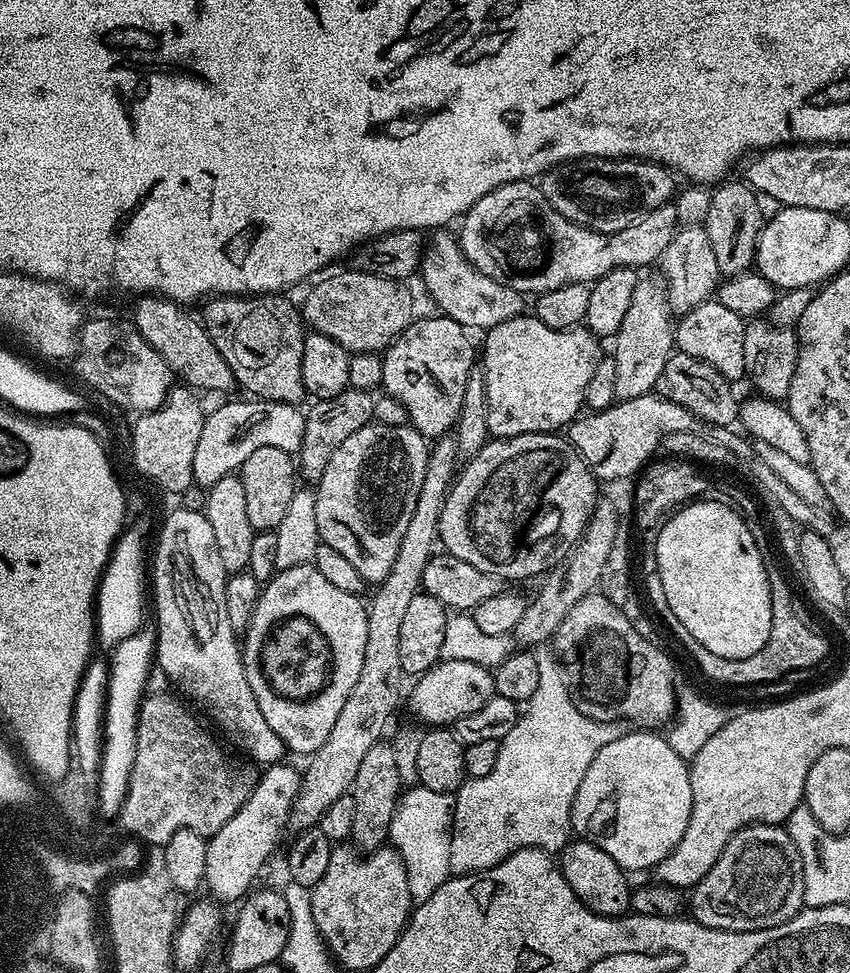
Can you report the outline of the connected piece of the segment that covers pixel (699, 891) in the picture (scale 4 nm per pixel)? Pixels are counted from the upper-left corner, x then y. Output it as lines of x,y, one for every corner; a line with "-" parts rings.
748,824
726,842
718,862
710,866
710,874
696,883
690,892
690,912
698,923
707,928
727,932
757,932
773,928
800,913
804,903
804,867
798,846
790,838
787,827
774,824

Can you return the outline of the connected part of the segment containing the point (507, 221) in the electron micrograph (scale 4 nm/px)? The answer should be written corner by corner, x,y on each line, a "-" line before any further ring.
531,179
515,180
490,190
490,194
478,198
478,202
468,208
462,217
464,225
458,231
458,239
465,258
482,274
517,288
519,292
539,294
546,290
558,290
558,286
570,282
591,285
615,268
644,270
647,264
655,265
678,231
676,206
669,202
661,208
645,211
641,216
644,216
641,220
633,219
617,232
592,232
558,214
558,210
546,202
539,183

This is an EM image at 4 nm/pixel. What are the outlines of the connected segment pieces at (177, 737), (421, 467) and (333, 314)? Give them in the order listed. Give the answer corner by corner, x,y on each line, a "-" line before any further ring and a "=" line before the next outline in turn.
156,692
145,695
140,704
137,754
118,824
148,846
164,845
183,828
211,838
238,814
252,793
254,776
232,764
219,742
200,725
193,709
180,700
=
373,422
362,426
362,430
354,430
354,434
334,450
322,478
315,485
318,534
322,543
341,552
369,585
375,586
384,580
386,574
390,574
390,566
394,566
394,558
398,558
398,546
402,546
406,526
418,503
418,490
422,490
428,450
425,437
408,424
382,426
=
347,270
348,272
336,272
333,276
328,276
325,280
317,279
312,289
308,292
308,297
302,302
303,323
309,329
318,334
326,334
326,338
334,338
334,342
338,342
338,346
342,346
349,354
355,353
383,353
398,338
398,334
402,334
402,330
406,330
406,326
412,323
414,313
412,313
412,296
404,289
405,285
399,280
391,280
390,278
382,278
378,274
366,274
355,270

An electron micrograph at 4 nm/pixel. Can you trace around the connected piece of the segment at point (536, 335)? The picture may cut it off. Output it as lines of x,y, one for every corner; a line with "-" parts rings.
525,314
510,318
510,322
502,322
498,326
487,329
483,333
483,336
482,367
484,370
484,385
486,386
486,402
488,403
486,422
488,423
489,437
503,438
505,436
534,434
535,432
550,432
556,434
561,430
567,429
568,425
581,415
586,382
590,382
590,378
593,376
595,368
598,367
598,362
602,355
602,349
600,349
601,341
593,332
588,331
587,327
577,326
575,328
567,328
566,330
554,330
550,326
545,326
543,322
538,322
538,318
534,314

